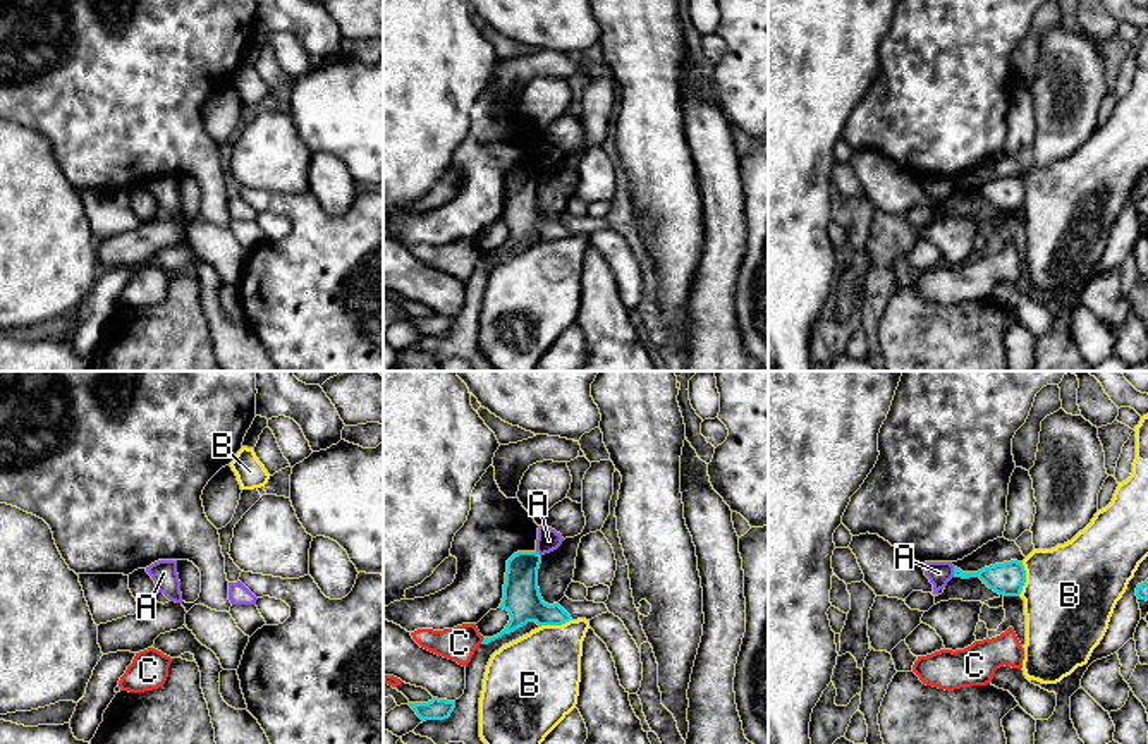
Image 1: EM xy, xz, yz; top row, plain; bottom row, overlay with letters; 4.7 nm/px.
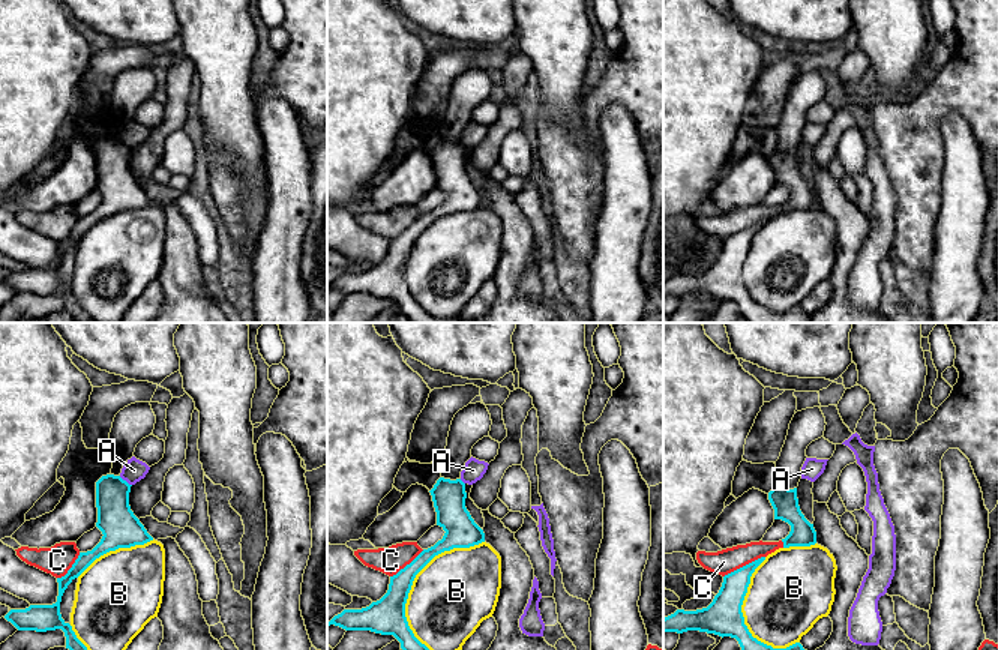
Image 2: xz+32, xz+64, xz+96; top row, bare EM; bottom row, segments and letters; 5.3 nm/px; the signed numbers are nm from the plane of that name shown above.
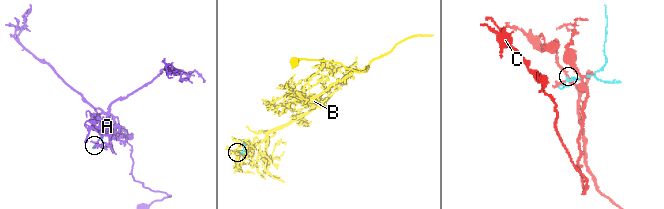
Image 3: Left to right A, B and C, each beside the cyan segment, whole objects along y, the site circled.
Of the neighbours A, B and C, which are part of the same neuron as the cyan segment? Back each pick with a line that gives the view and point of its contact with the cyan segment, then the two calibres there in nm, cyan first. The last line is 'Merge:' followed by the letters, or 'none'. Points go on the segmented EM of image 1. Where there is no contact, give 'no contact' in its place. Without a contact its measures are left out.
Merge: none

